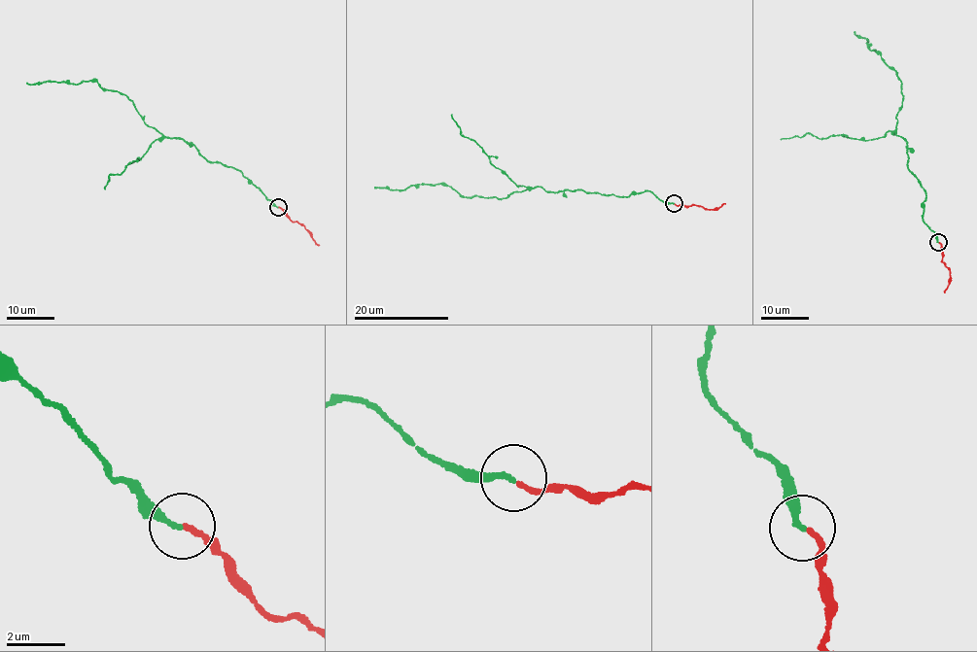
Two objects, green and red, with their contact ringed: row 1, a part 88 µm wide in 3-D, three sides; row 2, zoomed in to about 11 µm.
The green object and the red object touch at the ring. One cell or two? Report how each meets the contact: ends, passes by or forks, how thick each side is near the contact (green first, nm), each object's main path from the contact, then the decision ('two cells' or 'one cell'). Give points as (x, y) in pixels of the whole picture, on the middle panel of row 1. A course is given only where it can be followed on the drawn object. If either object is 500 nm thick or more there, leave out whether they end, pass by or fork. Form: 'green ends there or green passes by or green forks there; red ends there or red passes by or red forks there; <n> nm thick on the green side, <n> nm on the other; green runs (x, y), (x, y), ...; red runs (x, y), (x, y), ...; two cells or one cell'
green ends there; red ends there; 200 nm thick on the green side, 180 nm on the other; green runs (674, 203), (645, 190), (623, 197), (540, 187), (502, 199), (463, 197), (441, 184), (374, 188); red runs (674, 203), (687, 207), (698, 205), (709, 209), (725, 203); one cell

